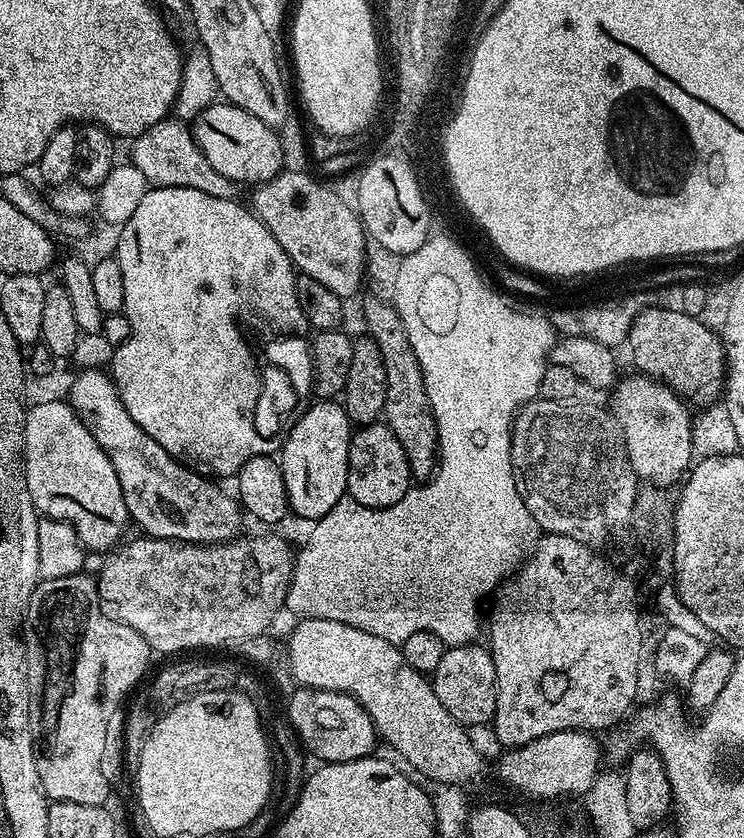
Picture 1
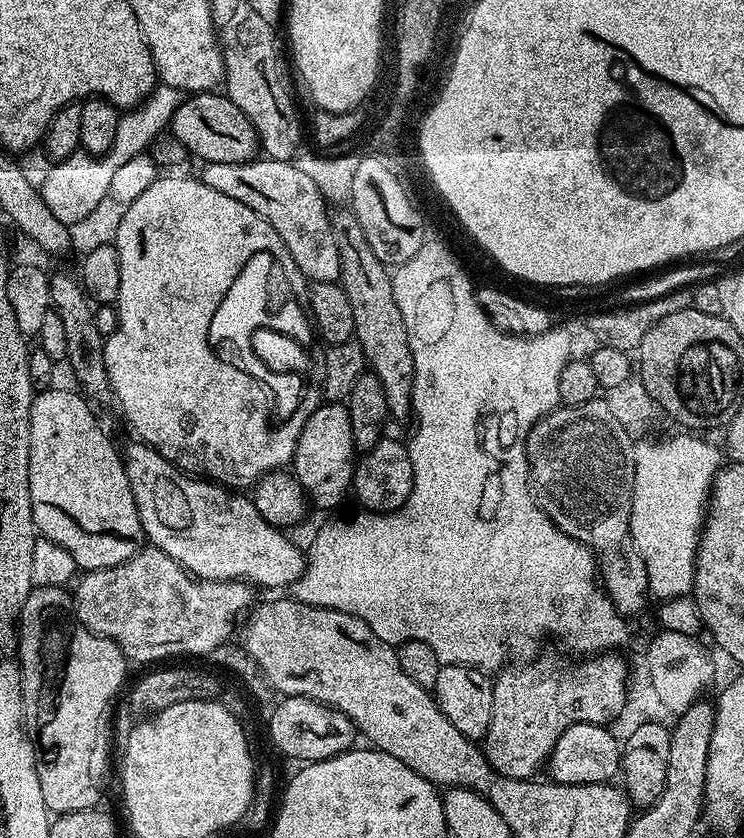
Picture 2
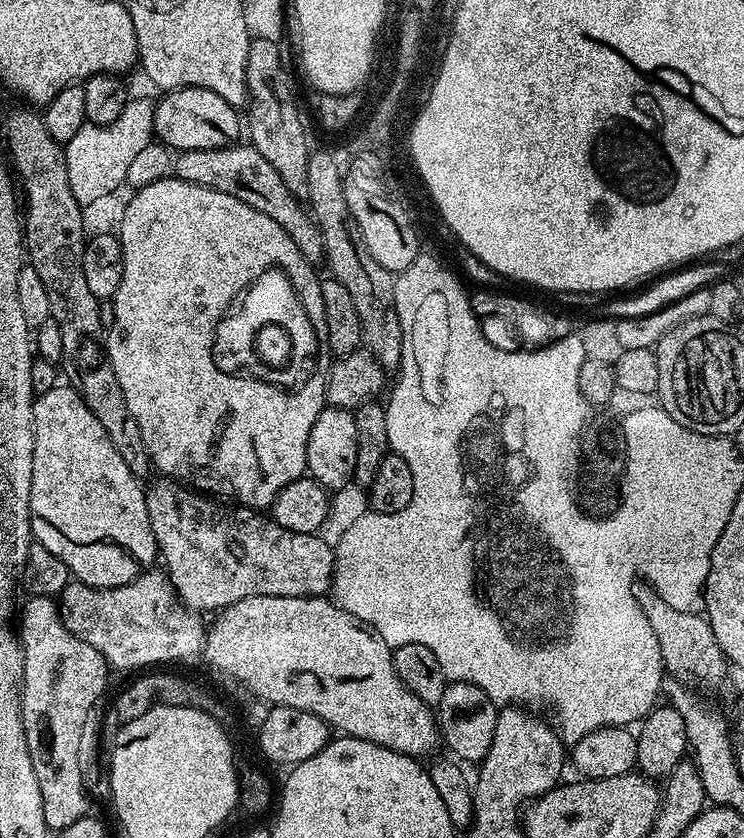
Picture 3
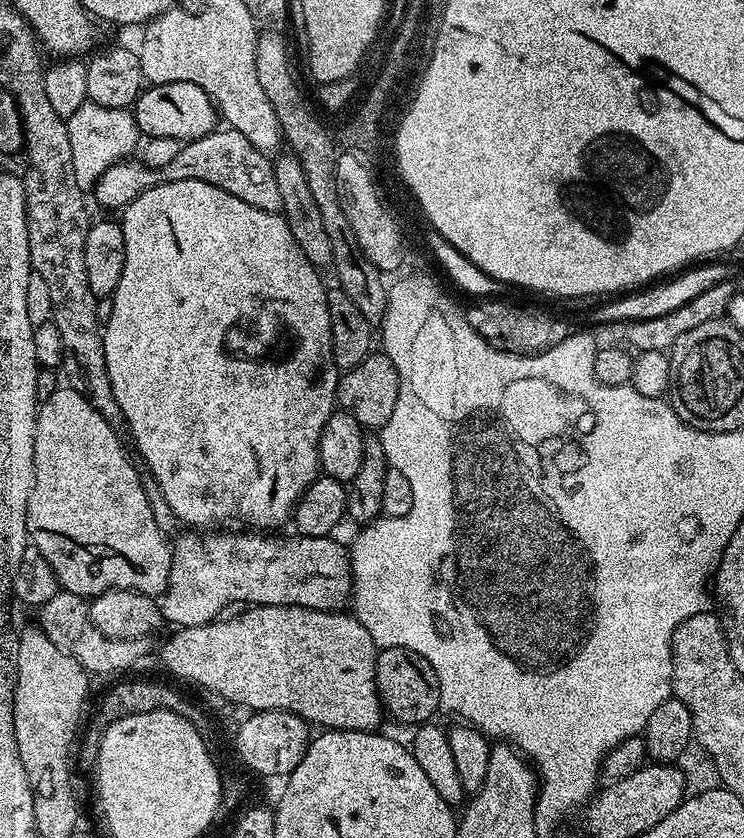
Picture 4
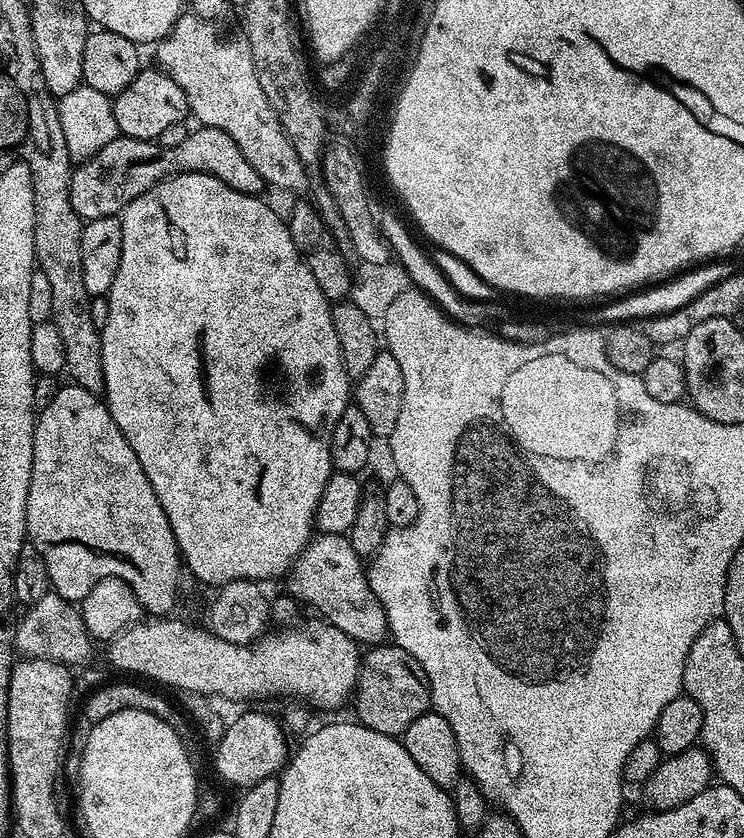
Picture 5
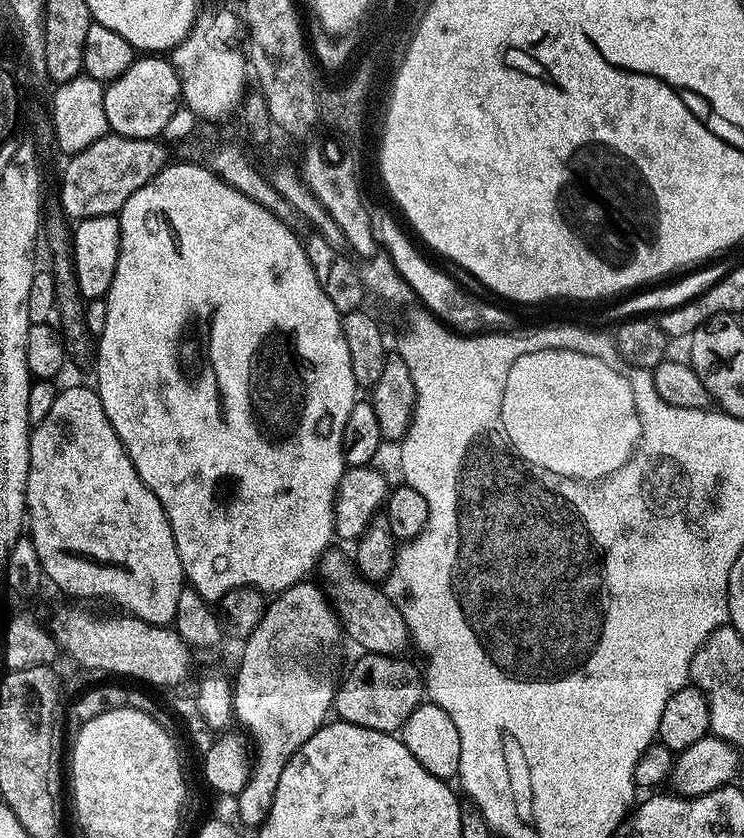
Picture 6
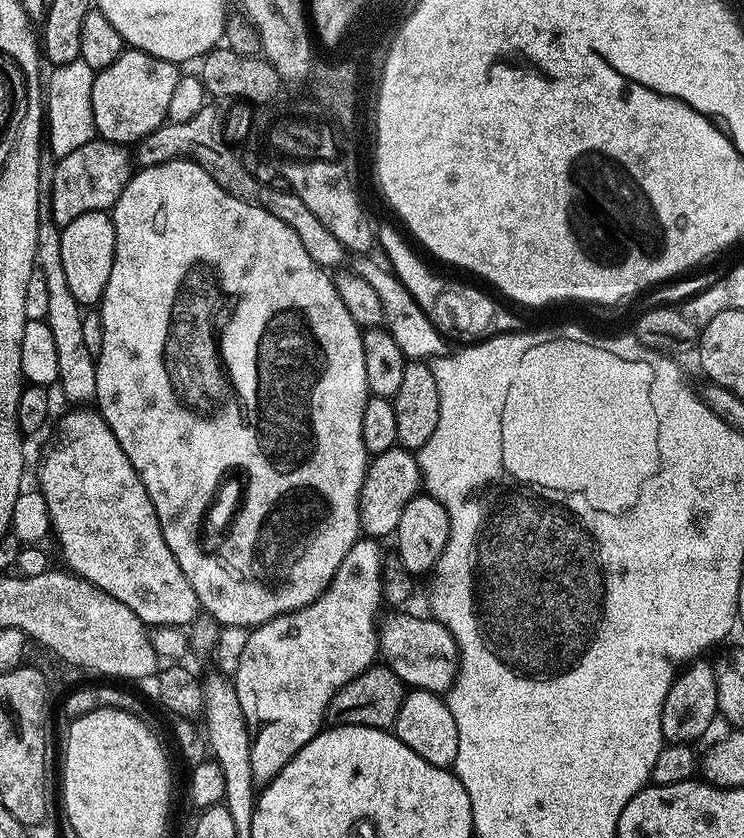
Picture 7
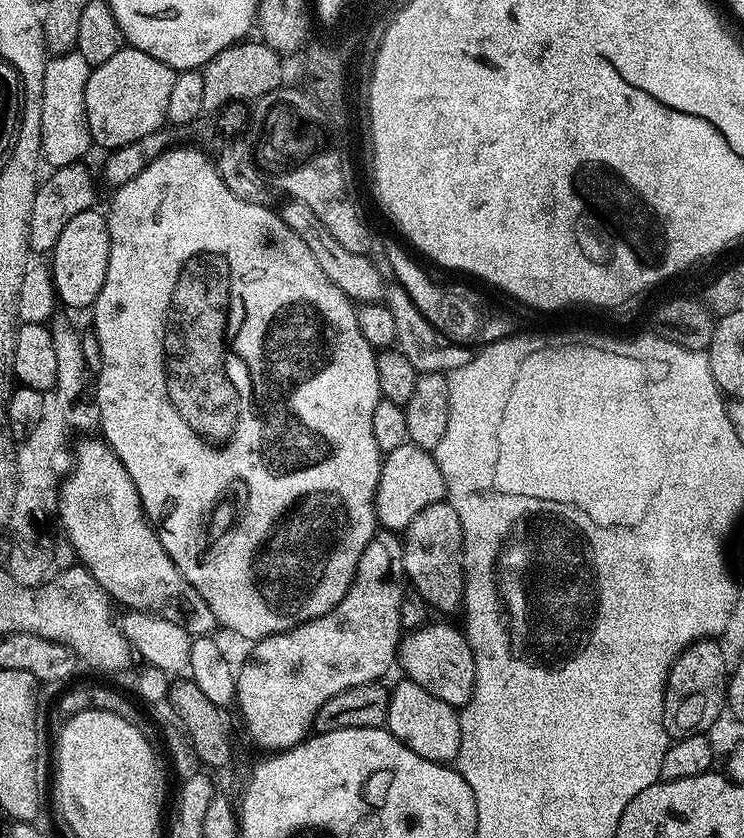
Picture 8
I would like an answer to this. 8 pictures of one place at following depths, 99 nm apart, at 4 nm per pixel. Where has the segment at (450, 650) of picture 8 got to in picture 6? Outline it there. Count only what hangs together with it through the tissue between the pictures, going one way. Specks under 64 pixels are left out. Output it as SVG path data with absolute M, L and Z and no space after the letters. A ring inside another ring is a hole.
M329 550L322 557L322 572L332 583L331 591L348 637L364 652L377 652L387 656L400 656L410 648L410 637L406 618L402 618L400 605L391 596L384 593L383 587L377 586L365 580L357 571L355 563L351 559L344 560L344 556L335 550Z

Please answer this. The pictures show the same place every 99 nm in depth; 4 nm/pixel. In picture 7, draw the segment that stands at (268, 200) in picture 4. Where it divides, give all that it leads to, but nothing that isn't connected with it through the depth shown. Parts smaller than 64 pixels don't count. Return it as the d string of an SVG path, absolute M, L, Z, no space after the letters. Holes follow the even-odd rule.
M94 139L86 146L78 146L74 154L66 154L56 161L53 186L53 220L59 226L74 222L82 214L111 210L134 171L129 149L109 140Z

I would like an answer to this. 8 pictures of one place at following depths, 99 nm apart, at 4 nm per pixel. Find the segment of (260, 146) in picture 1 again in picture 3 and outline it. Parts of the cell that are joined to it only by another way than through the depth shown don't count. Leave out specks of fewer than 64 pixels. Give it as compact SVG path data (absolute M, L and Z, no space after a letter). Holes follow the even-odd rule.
M196 87L174 88L165 91L155 101L154 136L177 153L186 150L214 150L235 144L242 136L242 116L230 102L210 89Z

